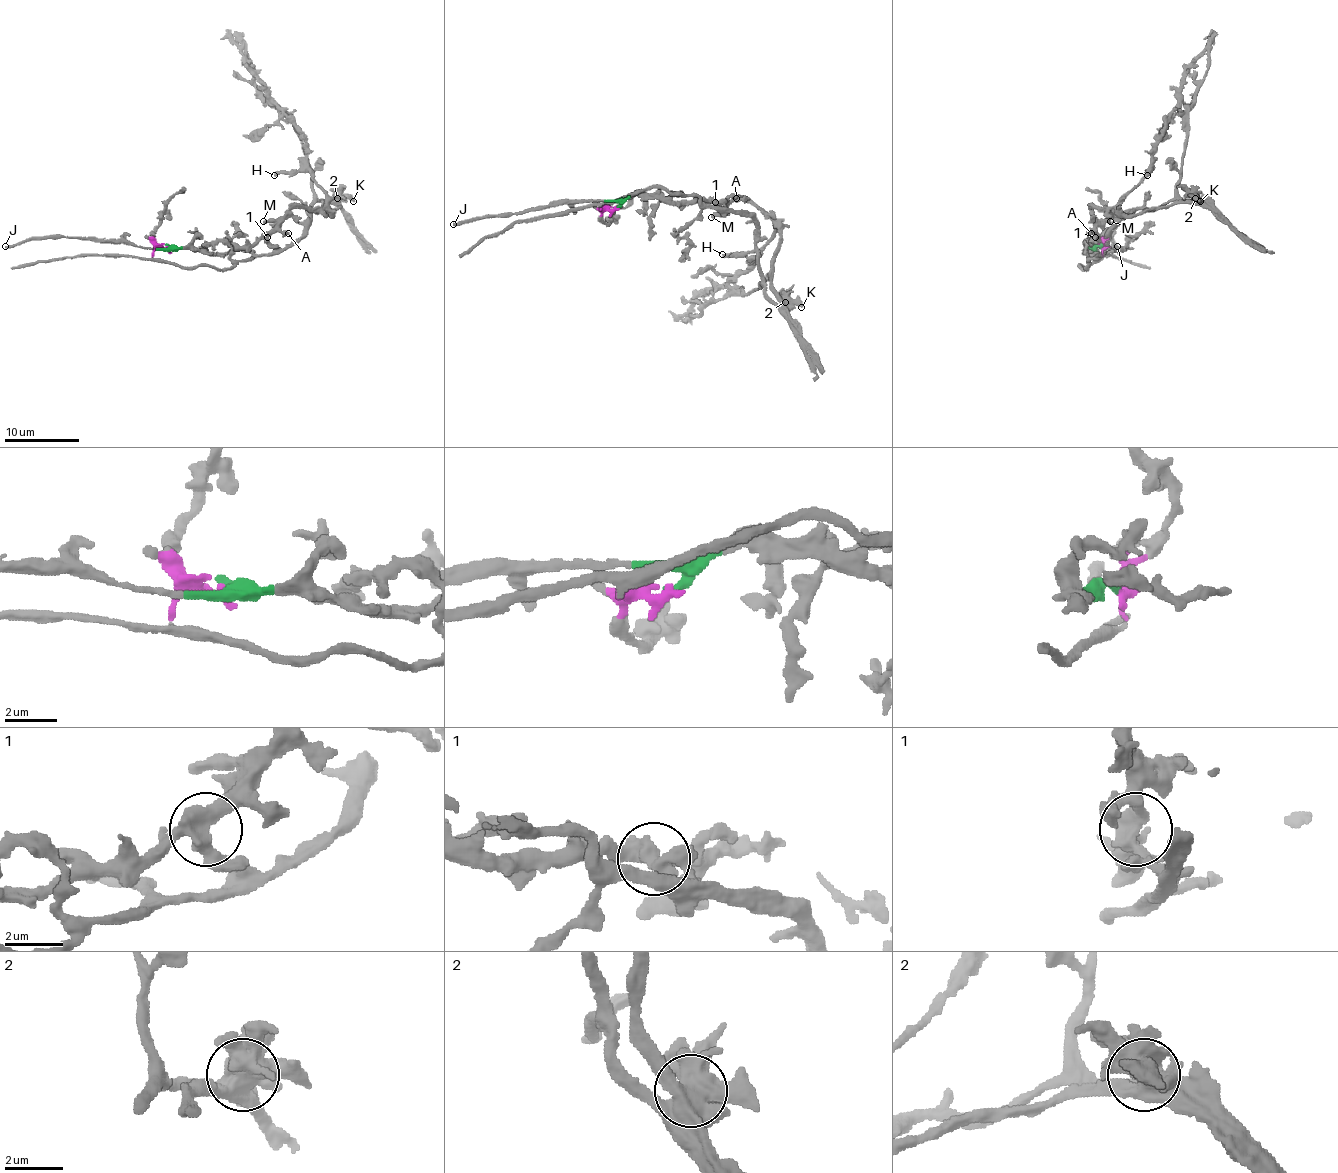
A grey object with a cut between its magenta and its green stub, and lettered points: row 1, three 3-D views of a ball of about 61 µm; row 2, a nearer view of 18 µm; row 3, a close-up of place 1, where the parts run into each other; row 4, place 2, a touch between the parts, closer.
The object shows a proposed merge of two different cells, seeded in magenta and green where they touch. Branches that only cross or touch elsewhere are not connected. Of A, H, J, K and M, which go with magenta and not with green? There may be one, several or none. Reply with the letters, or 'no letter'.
no letter

